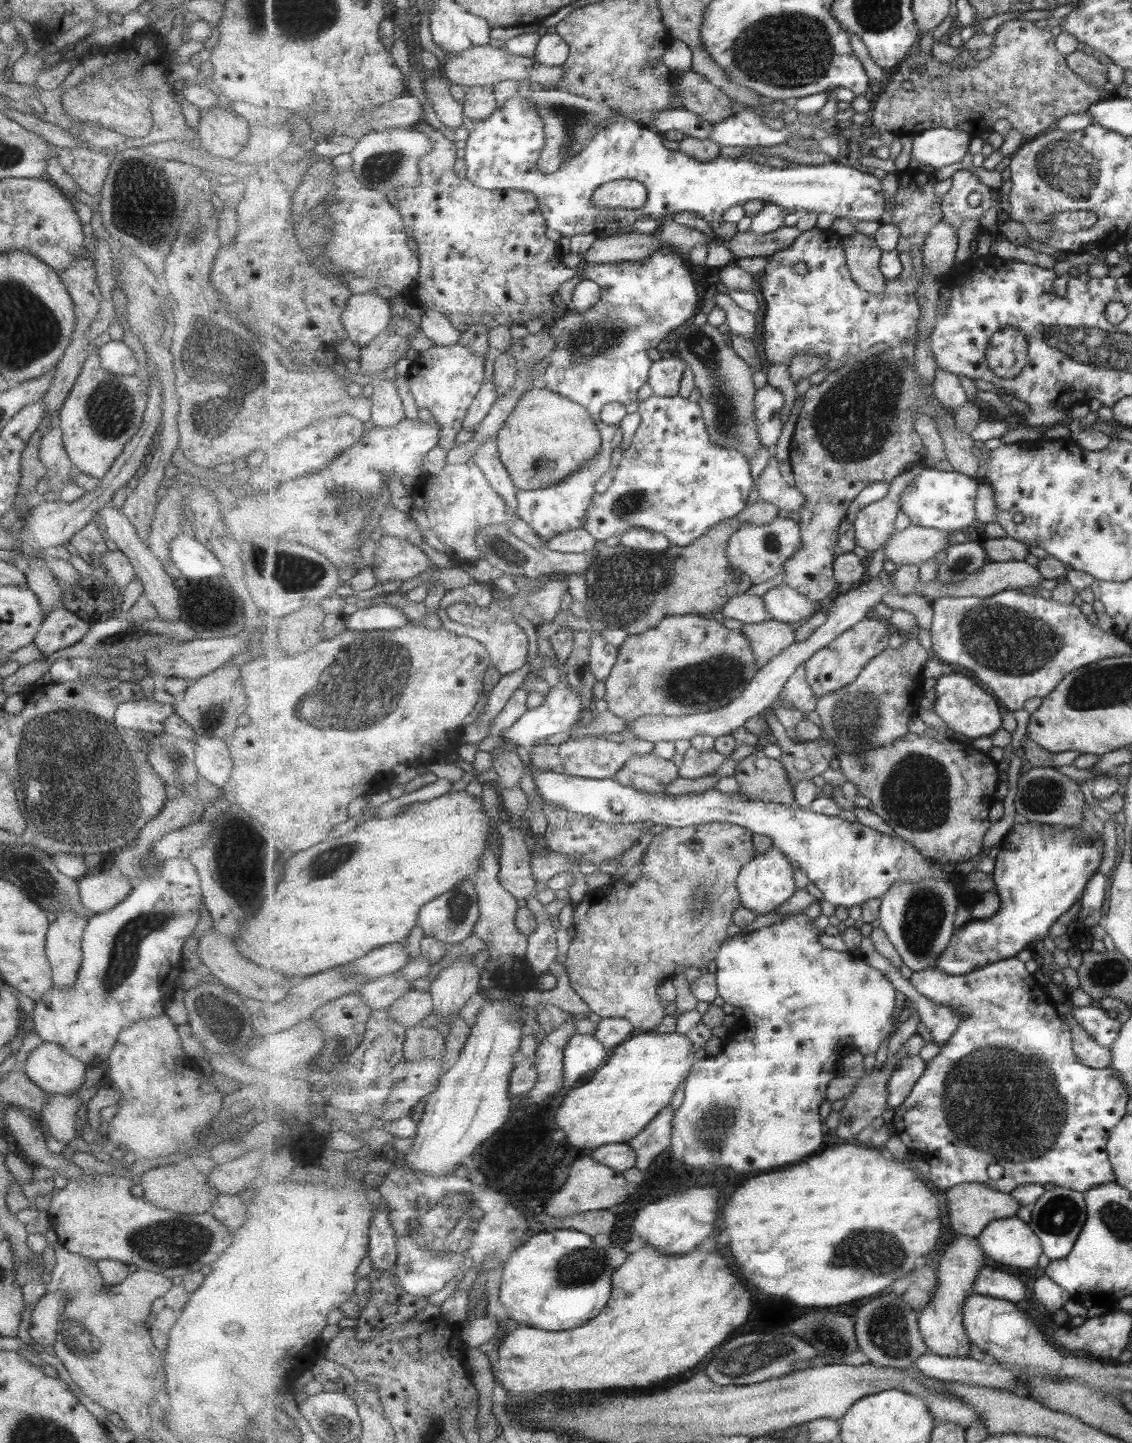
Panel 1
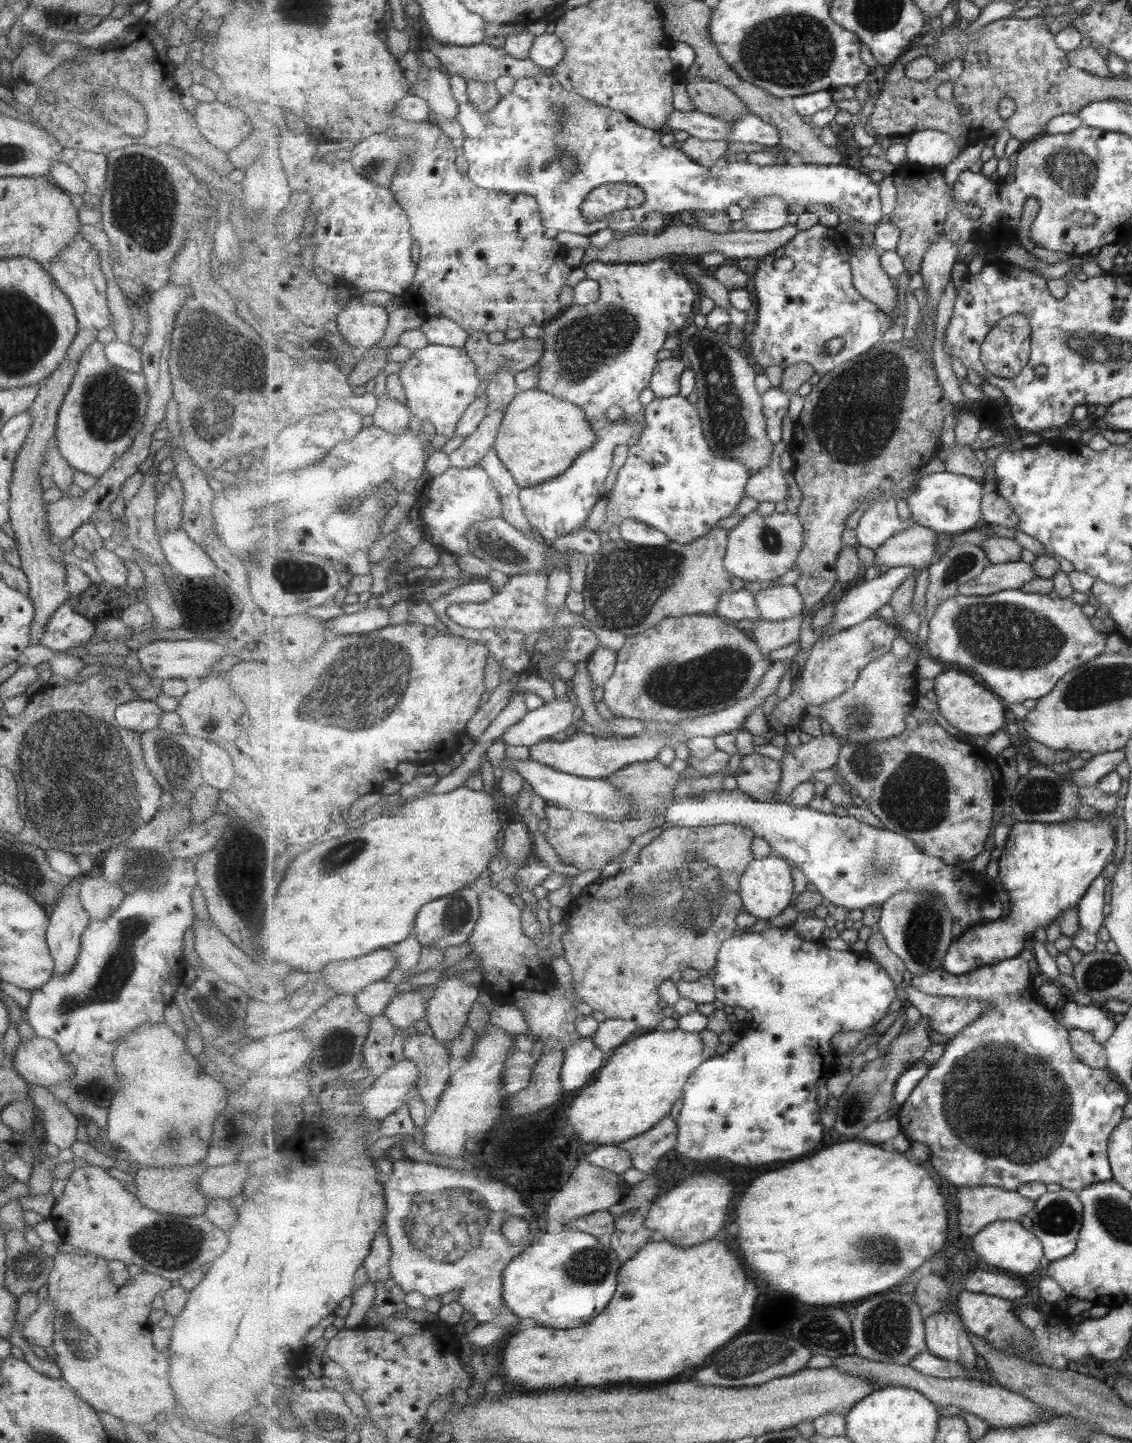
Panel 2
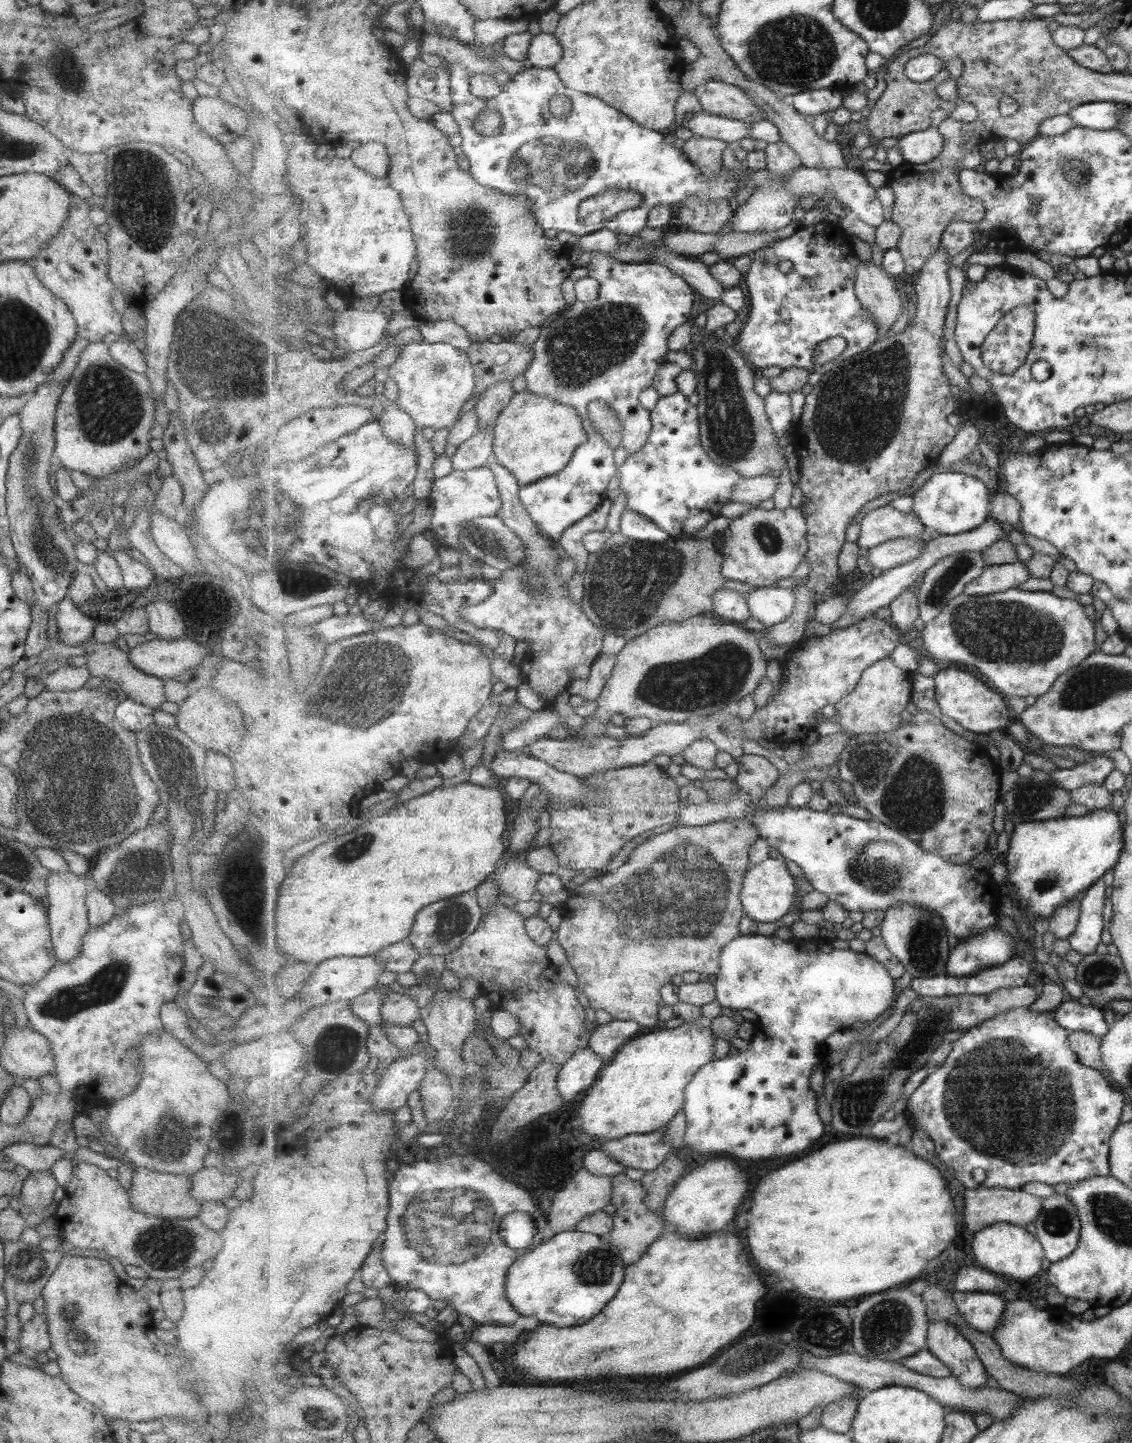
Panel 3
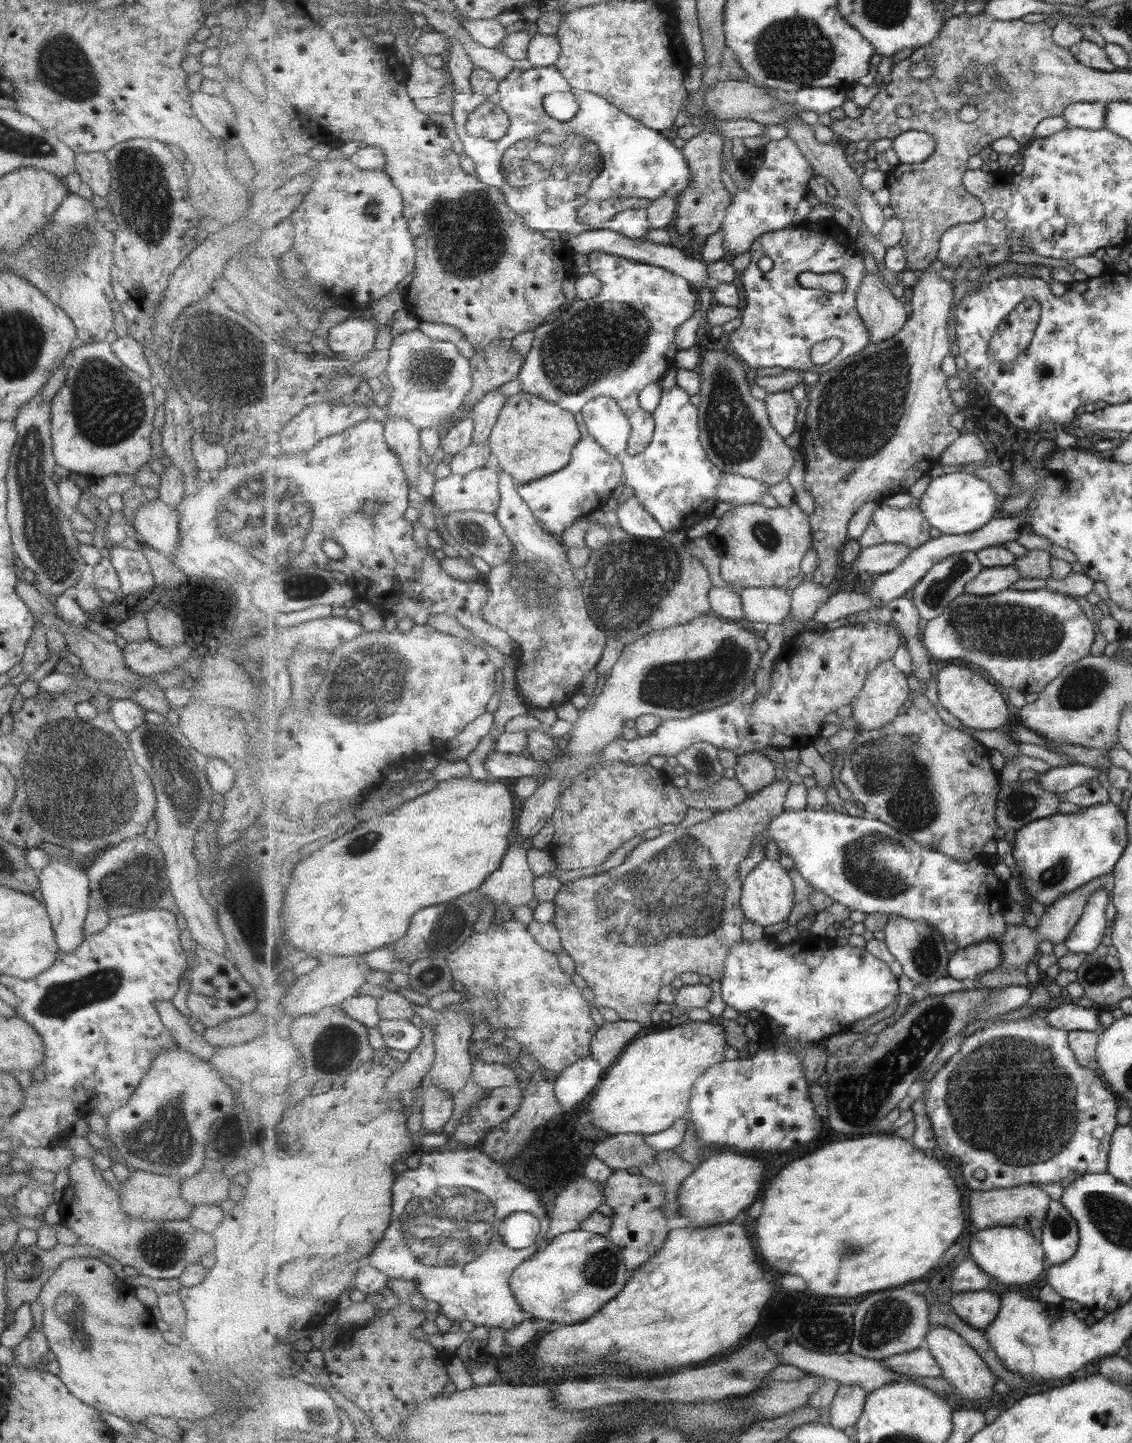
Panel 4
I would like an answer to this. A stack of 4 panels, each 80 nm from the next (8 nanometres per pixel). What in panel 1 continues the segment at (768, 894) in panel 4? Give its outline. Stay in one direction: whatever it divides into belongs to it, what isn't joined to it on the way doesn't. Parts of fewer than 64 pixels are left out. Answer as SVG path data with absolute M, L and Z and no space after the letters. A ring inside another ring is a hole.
M773 846L765 854L758 854L753 862L746 864L738 878L738 889L742 905L745 908L757 912L759 915L775 912L783 906L798 889L795 886L795 868L791 866L791 861L785 853Z

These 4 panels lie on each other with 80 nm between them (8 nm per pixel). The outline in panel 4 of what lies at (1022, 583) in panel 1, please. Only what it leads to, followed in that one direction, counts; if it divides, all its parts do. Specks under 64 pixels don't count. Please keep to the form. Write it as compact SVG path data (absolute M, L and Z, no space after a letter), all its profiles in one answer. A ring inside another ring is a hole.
M1014 565L984 568L977 578L967 584L966 594L986 597L995 595L1012 589L1013 584L1022 578L1021 571Z

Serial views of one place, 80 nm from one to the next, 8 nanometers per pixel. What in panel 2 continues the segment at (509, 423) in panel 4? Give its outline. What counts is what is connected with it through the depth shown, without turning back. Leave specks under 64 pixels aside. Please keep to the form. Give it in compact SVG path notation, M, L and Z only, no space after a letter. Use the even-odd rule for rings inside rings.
M533 388L519 391L513 402L506 408L494 448L504 465L513 473L518 485L522 489L528 489L530 486L544 484L545 481L557 478L567 472L581 451L593 446L596 440L592 423L582 407Z

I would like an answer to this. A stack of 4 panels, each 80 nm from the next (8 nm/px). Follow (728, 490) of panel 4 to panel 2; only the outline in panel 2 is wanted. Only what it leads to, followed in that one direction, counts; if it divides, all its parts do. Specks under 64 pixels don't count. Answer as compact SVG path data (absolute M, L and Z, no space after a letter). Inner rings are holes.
M781 456L773 458L767 468L751 474L746 484L745 494L759 503L786 501L789 488L781 470Z

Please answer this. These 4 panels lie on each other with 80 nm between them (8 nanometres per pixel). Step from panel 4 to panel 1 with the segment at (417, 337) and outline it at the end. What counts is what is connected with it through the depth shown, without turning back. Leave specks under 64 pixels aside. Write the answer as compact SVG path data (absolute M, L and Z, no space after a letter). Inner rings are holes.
M461 344L434 345L418 354L406 376L417 408L427 408L434 422L440 426L439 444L449 451L460 446L455 445L455 438L464 428L464 420L468 416L470 406L486 383L485 357L473 355L472 350Z

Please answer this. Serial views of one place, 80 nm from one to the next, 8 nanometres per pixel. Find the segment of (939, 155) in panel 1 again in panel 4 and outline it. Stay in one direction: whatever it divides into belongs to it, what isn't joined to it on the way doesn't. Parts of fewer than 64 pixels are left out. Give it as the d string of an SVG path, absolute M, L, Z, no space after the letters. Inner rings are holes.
M909 131L897 136L891 147L901 167L912 167L928 161L937 150L937 141L924 131Z

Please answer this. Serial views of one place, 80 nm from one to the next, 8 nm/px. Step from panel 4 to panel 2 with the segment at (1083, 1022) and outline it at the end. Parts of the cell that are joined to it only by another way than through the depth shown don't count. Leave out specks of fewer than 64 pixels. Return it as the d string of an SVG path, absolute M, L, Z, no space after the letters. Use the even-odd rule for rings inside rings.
M1070 1000L1062 1008L1062 1019L1069 1030L1077 1029L1091 1034L1092 1038L1104 1044L1112 1036L1116 1025L1113 1020L1107 1018L1104 1009L1100 1005L1077 1005Z

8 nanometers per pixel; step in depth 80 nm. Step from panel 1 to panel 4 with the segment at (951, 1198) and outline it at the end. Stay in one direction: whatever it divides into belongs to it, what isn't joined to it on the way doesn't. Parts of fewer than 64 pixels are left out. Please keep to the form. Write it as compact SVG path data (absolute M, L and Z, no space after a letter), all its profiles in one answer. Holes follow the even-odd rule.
M1027 1183L1008 1189L972 1191L970 1222L980 1231L999 1226L1013 1226L1029 1232L1043 1230L1054 1200L1041 1183Z

